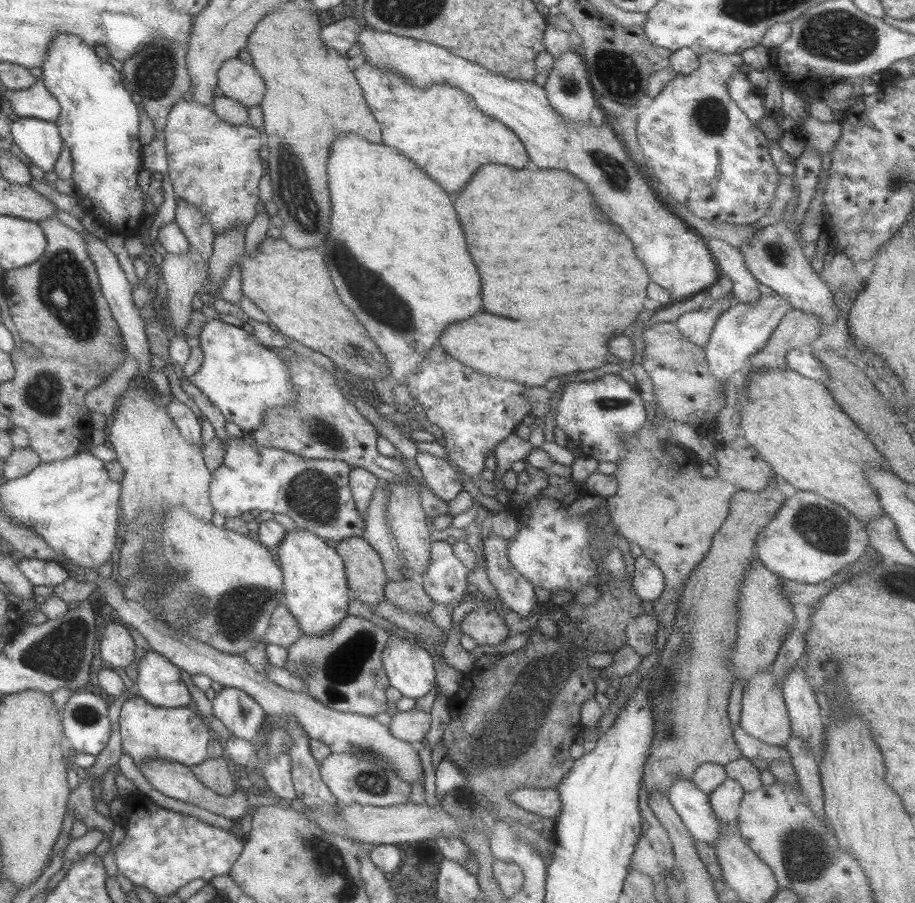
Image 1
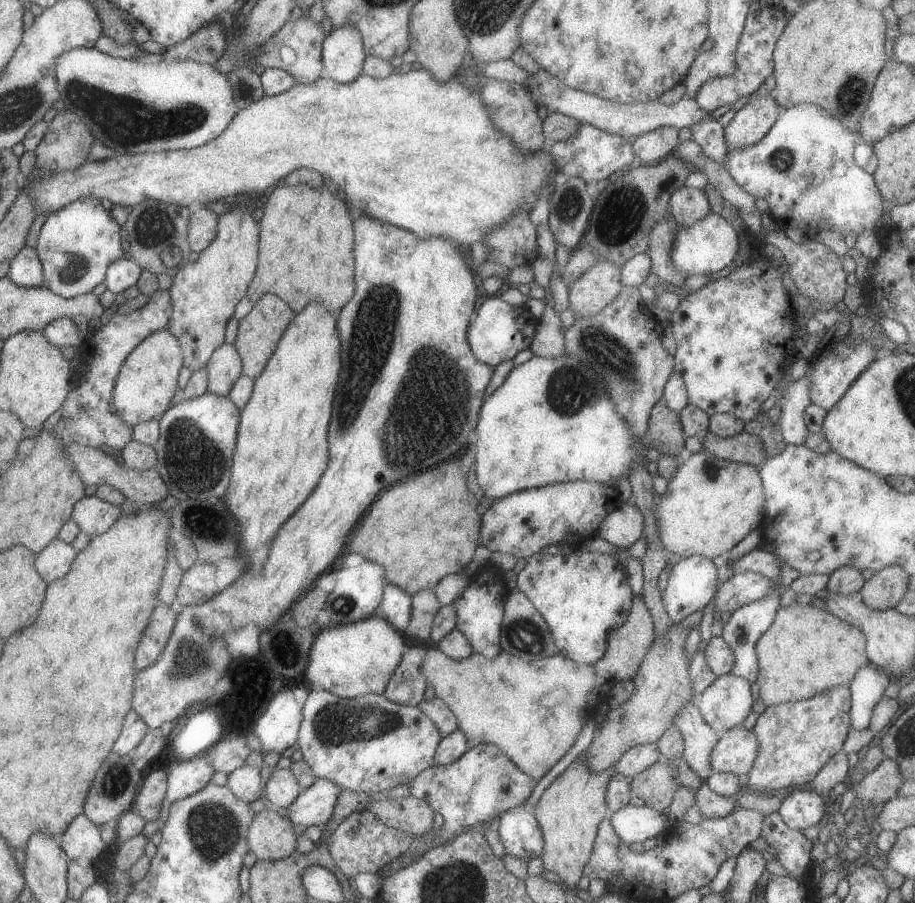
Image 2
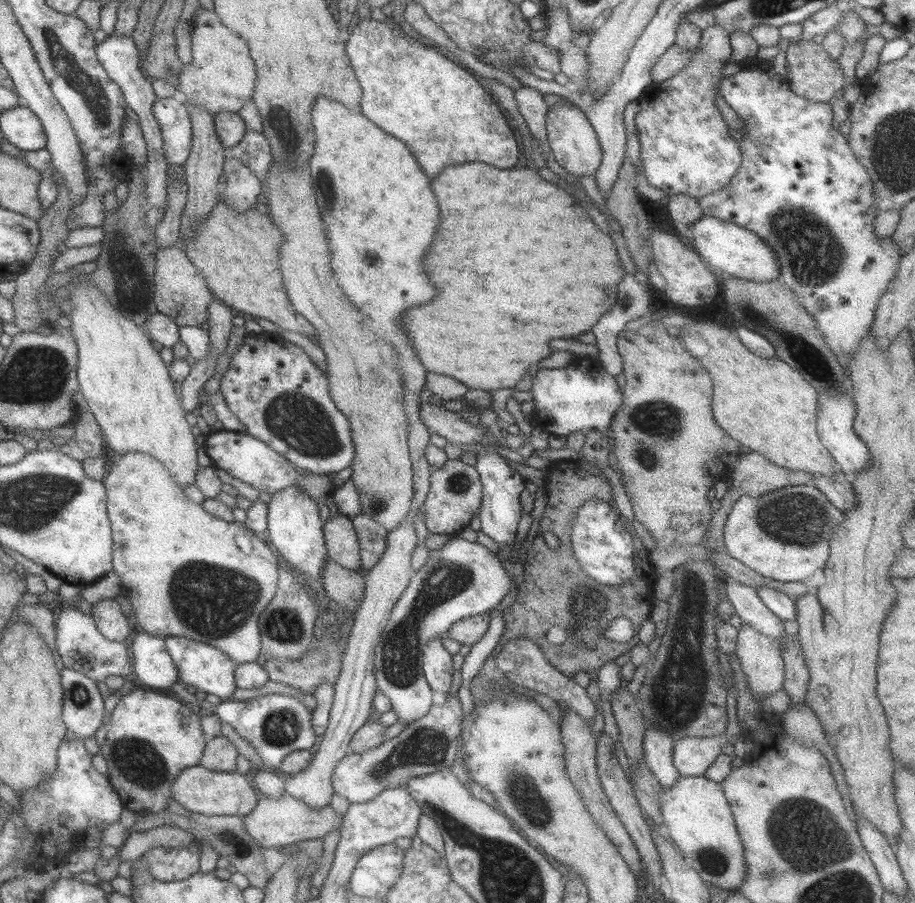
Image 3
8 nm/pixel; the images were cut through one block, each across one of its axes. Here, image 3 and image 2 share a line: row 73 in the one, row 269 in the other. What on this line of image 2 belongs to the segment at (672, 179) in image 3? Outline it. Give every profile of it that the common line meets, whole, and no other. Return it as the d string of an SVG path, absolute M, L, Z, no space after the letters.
M707 214L702 220L694 222L694 226L677 228L674 248L670 250L672 264L678 272L684 274L714 274L734 262L739 253L740 229L733 222L728 222L718 214Z

